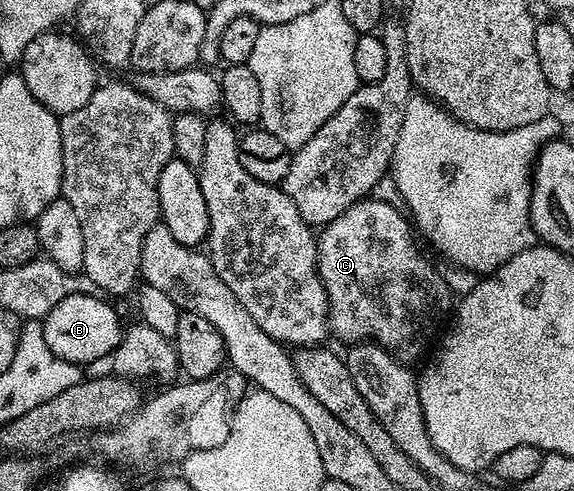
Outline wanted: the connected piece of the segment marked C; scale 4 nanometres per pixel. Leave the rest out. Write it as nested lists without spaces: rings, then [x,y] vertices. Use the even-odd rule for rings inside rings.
[[[368,196],[362,202],[354,202],[349,209],[341,212],[341,216],[337,216],[337,220],[333,220],[318,231],[315,247],[317,248],[319,278],[327,293],[327,324],[334,337],[336,334],[341,341],[347,342],[346,344],[365,341],[376,342],[381,349],[388,350],[395,359],[404,364],[412,364],[411,362],[417,361],[422,356],[423,349],[430,344],[431,337],[434,336],[435,329],[439,326],[439,301],[443,298],[443,278],[435,271],[434,264],[419,251],[414,237],[416,238],[416,235],[413,233],[412,225],[405,217],[404,211],[398,205],[383,202],[374,196]]]

